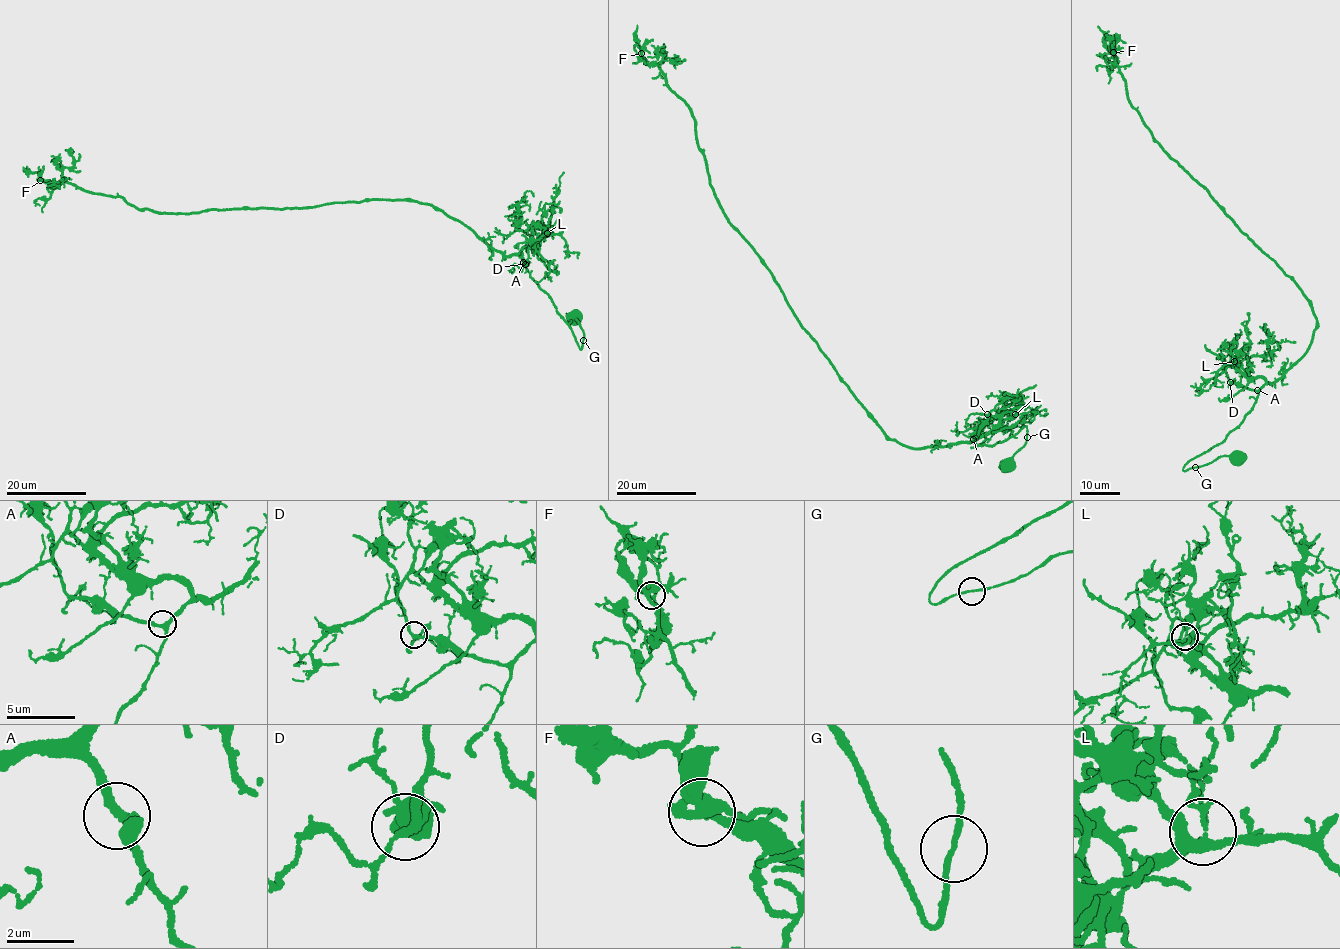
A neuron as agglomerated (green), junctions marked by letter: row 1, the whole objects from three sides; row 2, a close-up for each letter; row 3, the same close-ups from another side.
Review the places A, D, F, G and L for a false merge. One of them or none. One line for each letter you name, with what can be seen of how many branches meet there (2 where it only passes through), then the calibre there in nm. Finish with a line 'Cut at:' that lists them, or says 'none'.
Cut at: none

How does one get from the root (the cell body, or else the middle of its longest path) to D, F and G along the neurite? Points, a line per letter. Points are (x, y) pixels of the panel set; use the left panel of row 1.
D: (573, 318), (583, 332), (581, 349), (525, 264)
F: (573, 318), (583, 332), (581, 349), (519, 256), (494, 250), (465, 225), (417, 201), (161, 214), (40, 180)
G: (573, 318), (574, 315), (582, 330), (583, 340)

